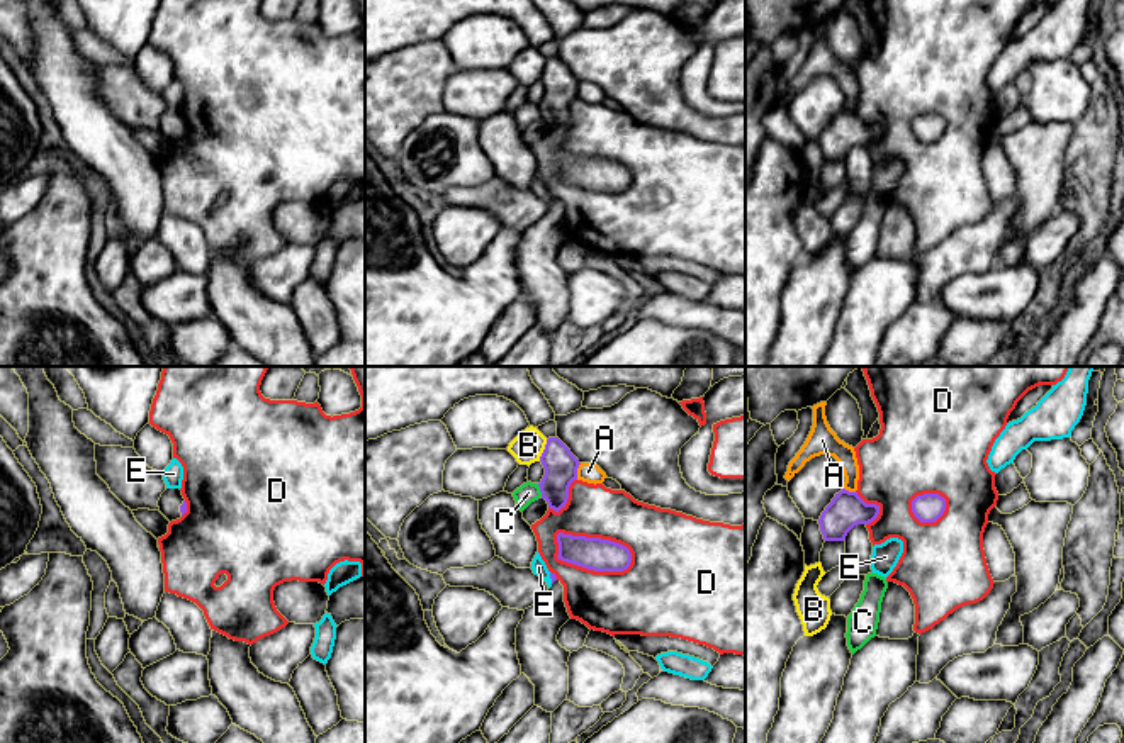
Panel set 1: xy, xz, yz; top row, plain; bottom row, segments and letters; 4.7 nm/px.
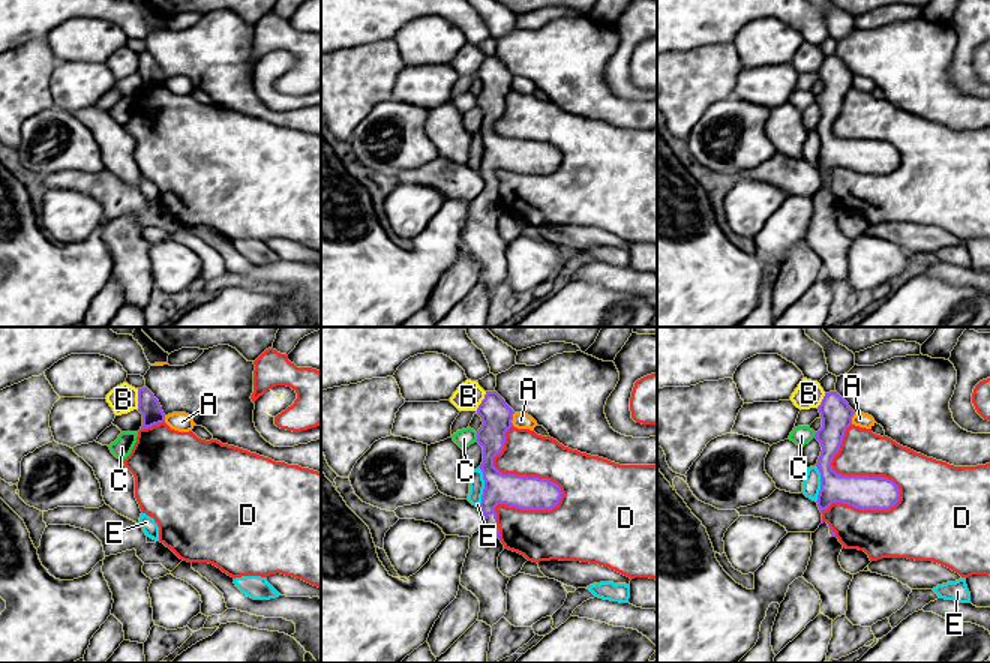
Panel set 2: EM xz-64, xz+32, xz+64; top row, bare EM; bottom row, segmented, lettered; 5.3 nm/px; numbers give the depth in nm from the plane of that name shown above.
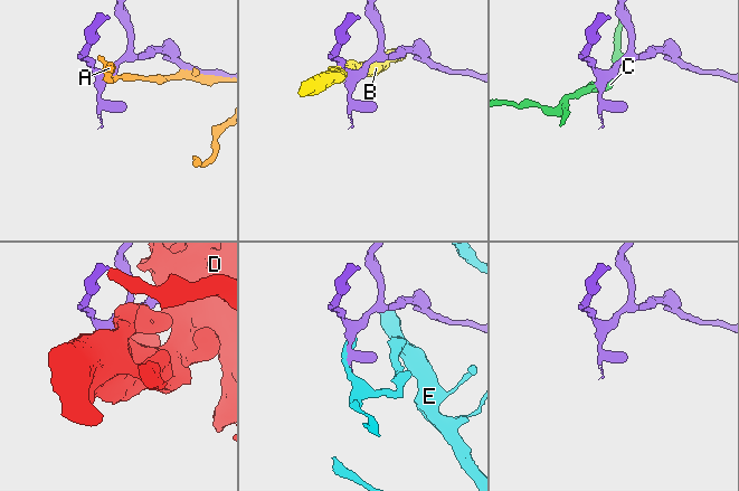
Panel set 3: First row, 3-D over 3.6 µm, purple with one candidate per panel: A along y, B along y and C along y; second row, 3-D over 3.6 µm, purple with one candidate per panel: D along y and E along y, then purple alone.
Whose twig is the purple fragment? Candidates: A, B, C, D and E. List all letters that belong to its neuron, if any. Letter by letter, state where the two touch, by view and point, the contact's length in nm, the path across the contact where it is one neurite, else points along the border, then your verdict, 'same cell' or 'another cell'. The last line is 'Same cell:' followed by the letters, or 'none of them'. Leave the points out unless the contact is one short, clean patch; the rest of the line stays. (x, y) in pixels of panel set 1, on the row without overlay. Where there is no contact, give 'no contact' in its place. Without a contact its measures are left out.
A: xz (576, 92) | 80 nm | another cell
B: xz (544, 70) | 110 nm | another cell
C: xz (540, 111) | 70 nm | along xz (537, 104), (542, 116) | another cell
D: xz (598, 158) | 400 nm | another cell
E: xz (550, 197) | 60 nm | another cell
Same cell: none of them

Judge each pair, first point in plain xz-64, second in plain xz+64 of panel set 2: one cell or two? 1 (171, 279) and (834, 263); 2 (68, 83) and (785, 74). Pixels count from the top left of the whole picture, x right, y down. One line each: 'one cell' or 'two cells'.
1: two cells
2: one cell

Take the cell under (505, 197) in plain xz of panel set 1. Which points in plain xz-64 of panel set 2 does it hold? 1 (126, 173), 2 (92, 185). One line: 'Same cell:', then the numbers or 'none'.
Same cell: 2

